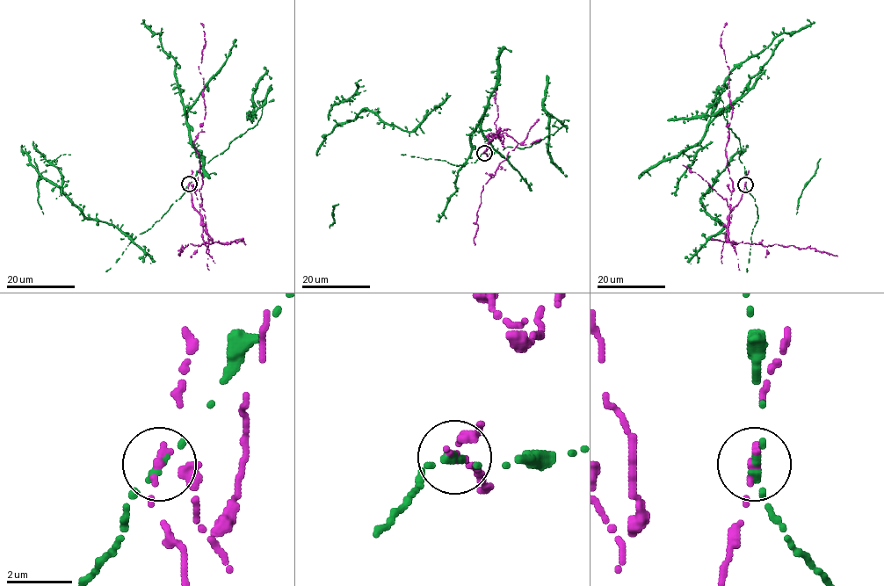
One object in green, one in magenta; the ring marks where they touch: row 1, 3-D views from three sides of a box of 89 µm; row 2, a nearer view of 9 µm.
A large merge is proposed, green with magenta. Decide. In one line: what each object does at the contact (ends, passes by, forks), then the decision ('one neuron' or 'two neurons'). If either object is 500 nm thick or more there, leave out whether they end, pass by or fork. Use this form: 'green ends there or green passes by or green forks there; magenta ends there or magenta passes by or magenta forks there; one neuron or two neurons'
green ends there; magenta ends there; two neurons

